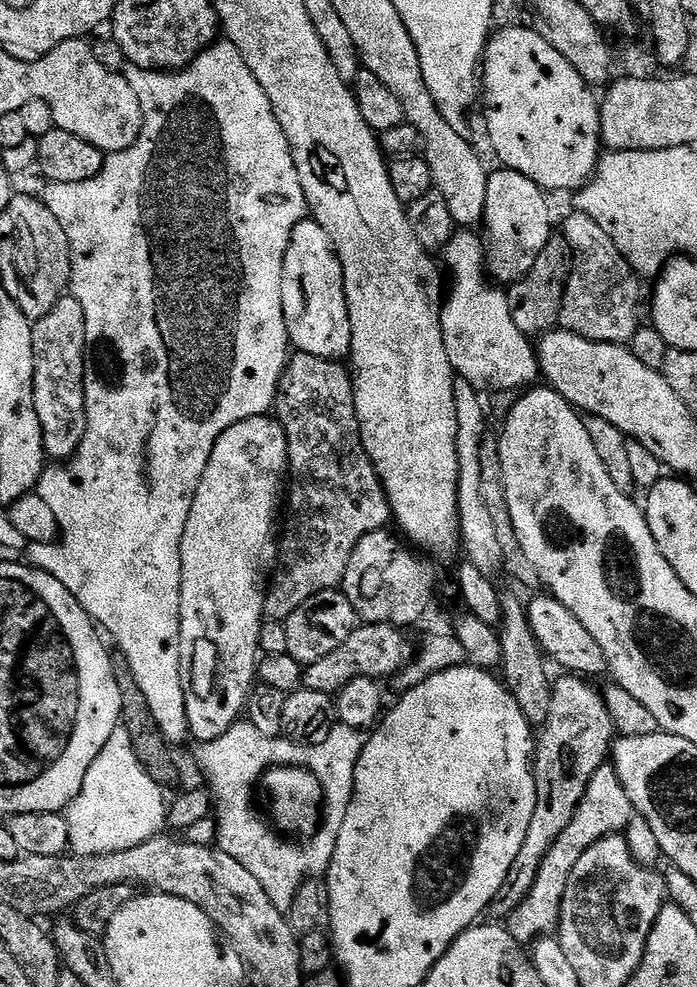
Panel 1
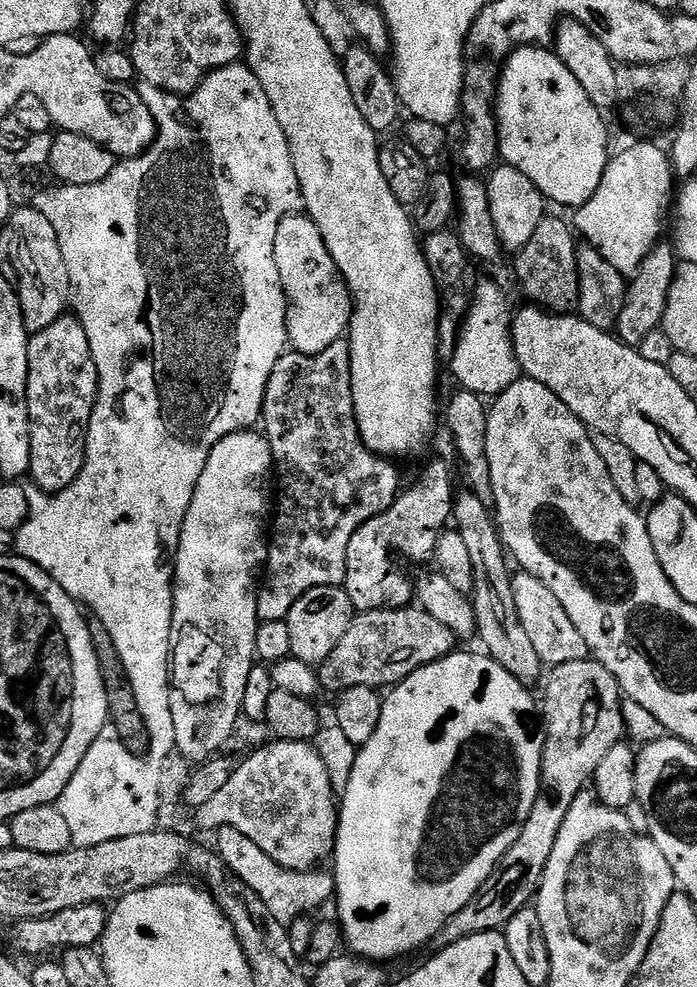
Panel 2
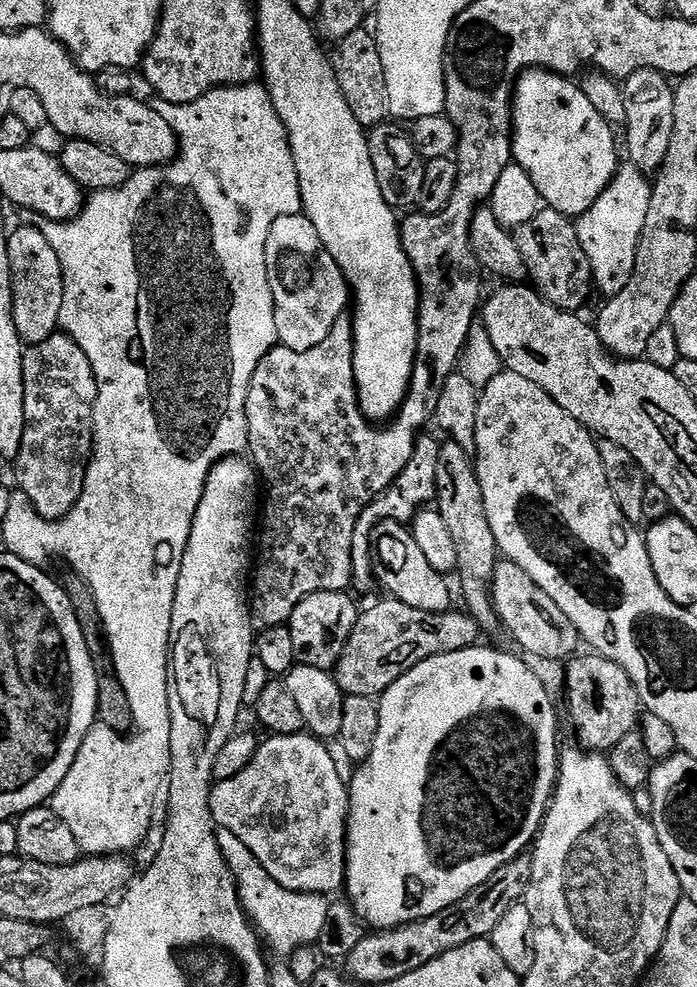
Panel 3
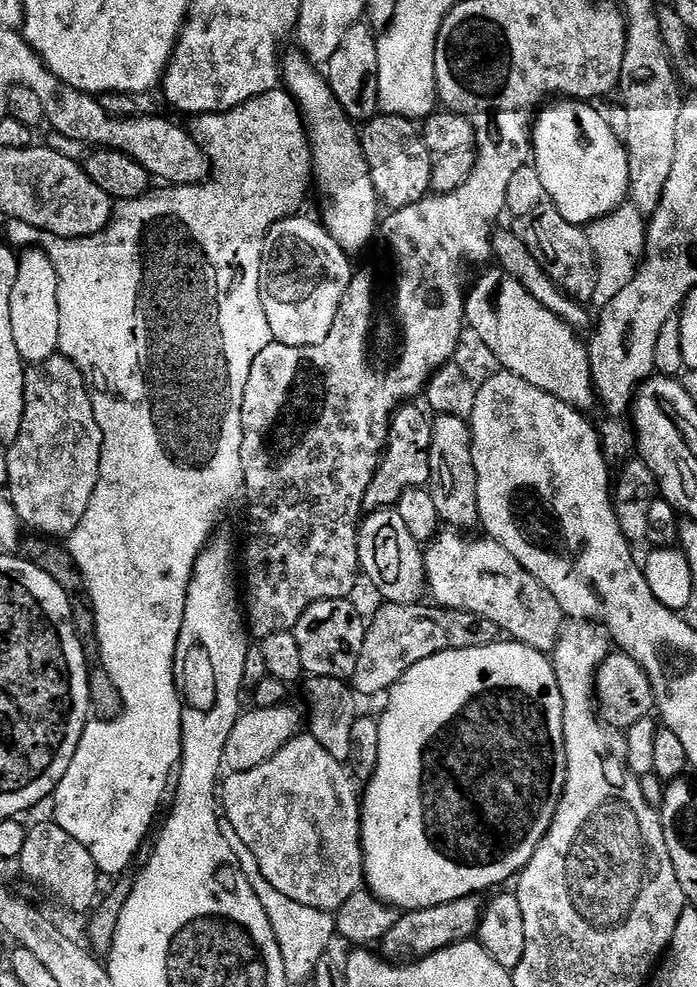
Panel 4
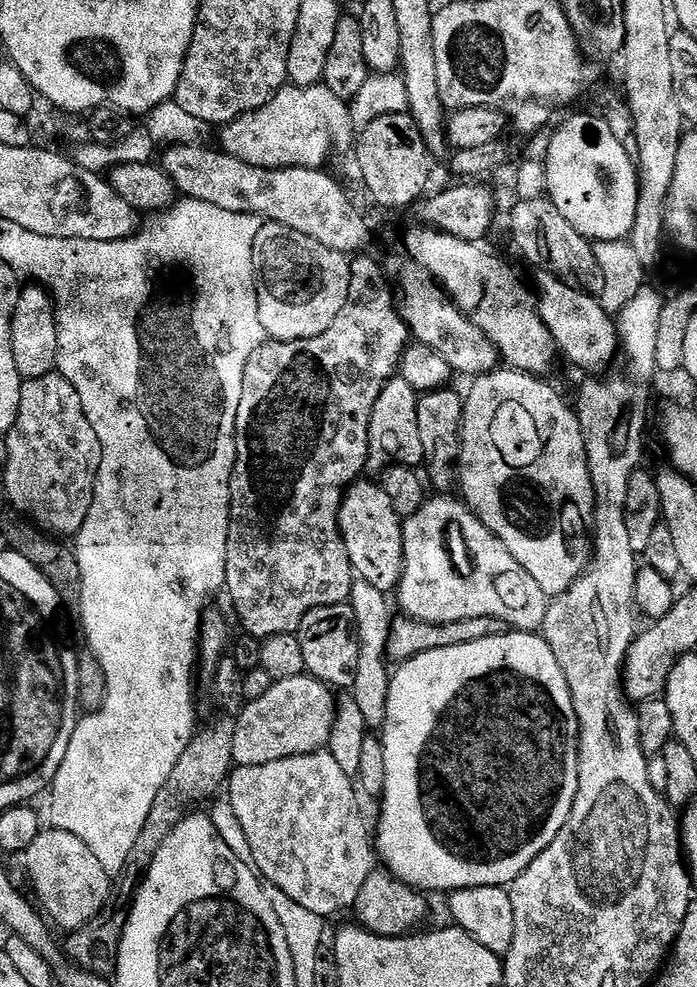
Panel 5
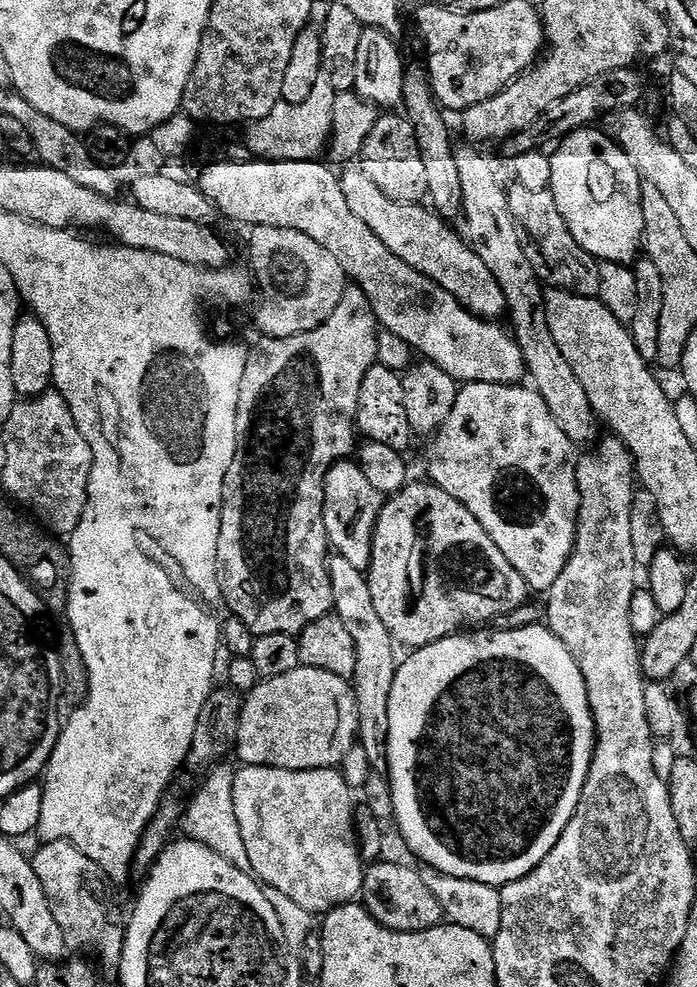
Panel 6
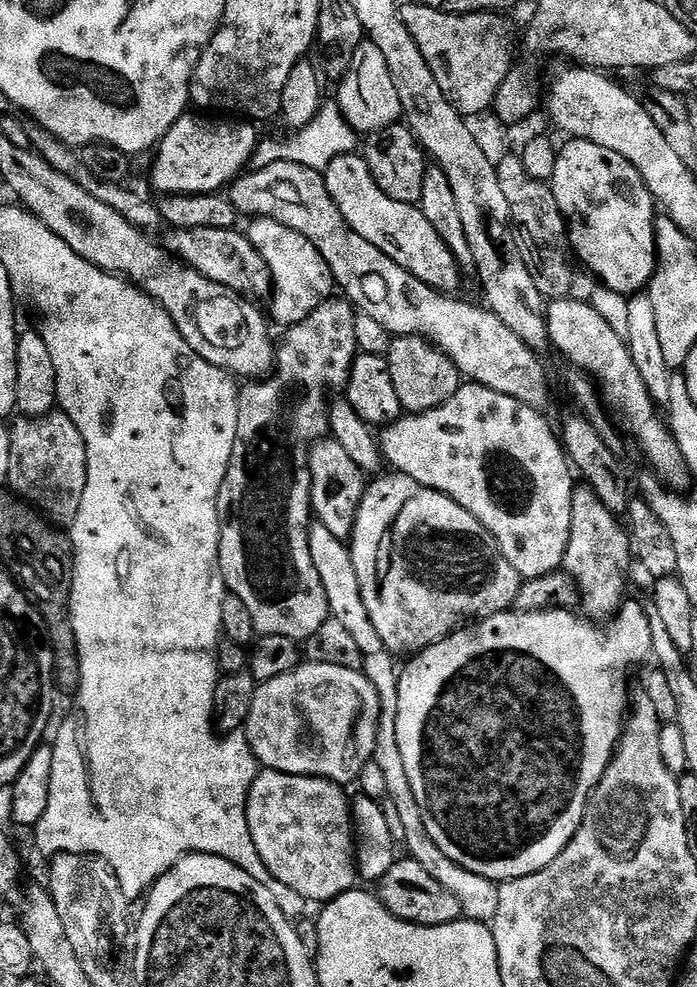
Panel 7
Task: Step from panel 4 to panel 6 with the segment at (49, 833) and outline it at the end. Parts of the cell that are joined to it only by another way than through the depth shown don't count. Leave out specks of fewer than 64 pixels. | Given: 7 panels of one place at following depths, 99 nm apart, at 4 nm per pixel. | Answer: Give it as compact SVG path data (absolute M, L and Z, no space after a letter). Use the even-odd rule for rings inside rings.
M50 840L39 845L36 856L31 857L32 866L41 879L46 898L54 919L65 934L69 949L89 948L100 955L99 963L112 970L119 969L124 953L125 929L108 920L109 881L104 871L82 850L78 850L69 840Z

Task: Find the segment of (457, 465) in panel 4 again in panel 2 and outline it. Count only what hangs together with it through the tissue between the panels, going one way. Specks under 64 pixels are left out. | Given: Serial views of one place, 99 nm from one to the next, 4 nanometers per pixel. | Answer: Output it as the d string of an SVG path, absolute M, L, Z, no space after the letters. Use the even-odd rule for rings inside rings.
M464 490L461 496L459 493L454 504L454 528L455 531L462 534L467 548L470 549L470 559L474 562L474 582L476 584L472 587L470 599L477 620L478 640L484 643L483 651L491 656L494 662L498 662L498 666L502 666L502 670L510 670L510 674L514 674L514 678L518 678L518 682L529 686L535 686L536 683L539 685L546 665L540 661L538 650L534 650L530 637L526 635L526 629L522 627L522 618L518 618L518 610L514 606L514 590L512 589L513 573L508 572L510 556L500 538L500 529L496 527L493 509L484 505L481 498L476 497L470 490Z

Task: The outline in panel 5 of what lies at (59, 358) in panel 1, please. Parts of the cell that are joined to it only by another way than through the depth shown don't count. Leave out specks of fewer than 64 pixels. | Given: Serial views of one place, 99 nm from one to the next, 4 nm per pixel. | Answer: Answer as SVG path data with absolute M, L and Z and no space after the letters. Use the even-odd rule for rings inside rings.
M59 371L42 378L24 380L20 385L18 422L6 433L6 443L8 463L2 468L4 492L15 507L13 509L30 519L47 535L56 538L75 537L89 514L98 470L102 466L102 442L98 442L94 426L90 426L90 418L86 418L86 410L82 410L82 398L78 398L78 390L74 390L74 386Z

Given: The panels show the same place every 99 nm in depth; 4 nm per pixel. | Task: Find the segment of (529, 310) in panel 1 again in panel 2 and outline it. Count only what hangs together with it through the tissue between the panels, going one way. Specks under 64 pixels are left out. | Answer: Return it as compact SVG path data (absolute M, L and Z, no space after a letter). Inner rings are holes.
M545 218L538 226L538 230L534 230L530 242L526 242L526 246L519 249L516 276L520 279L521 290L532 299L529 301L533 305L543 308L549 314L568 314L579 305L577 247L578 236L570 227L569 221L567 224L564 220Z

